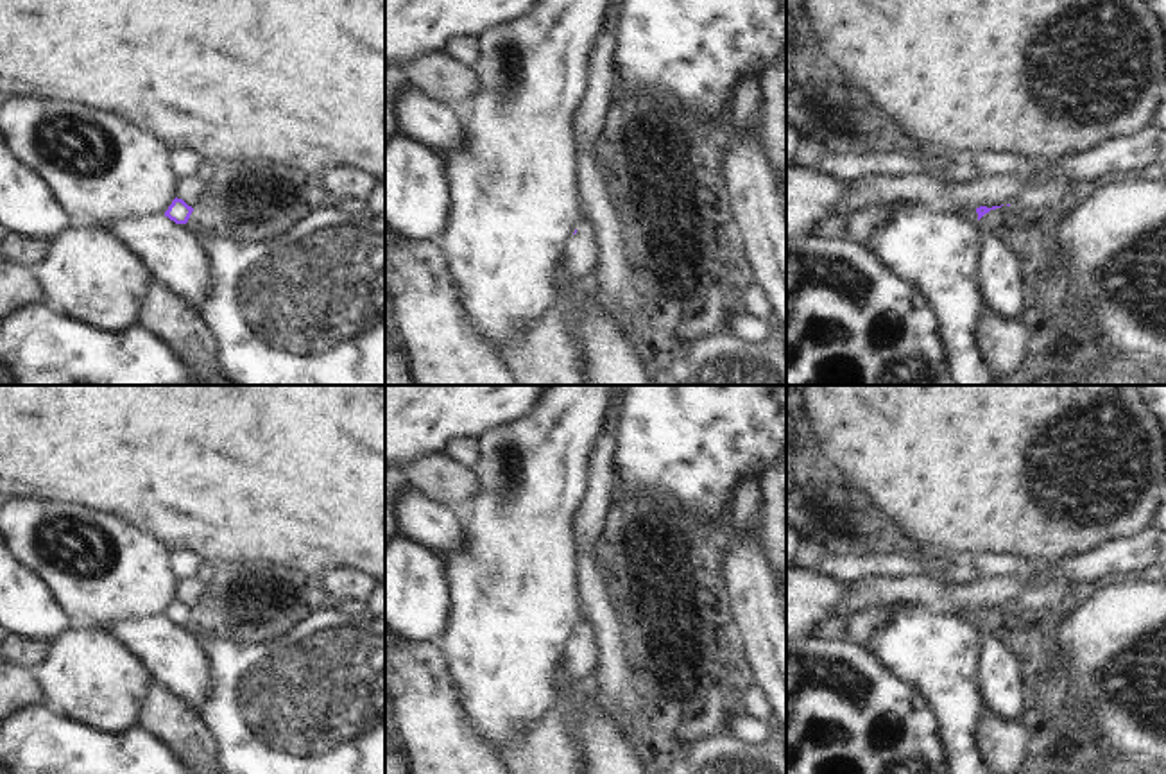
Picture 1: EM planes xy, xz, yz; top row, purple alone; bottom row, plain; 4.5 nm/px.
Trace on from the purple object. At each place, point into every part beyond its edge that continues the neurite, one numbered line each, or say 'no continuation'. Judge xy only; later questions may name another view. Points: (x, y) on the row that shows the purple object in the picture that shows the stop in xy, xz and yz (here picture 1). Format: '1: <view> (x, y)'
no continuation

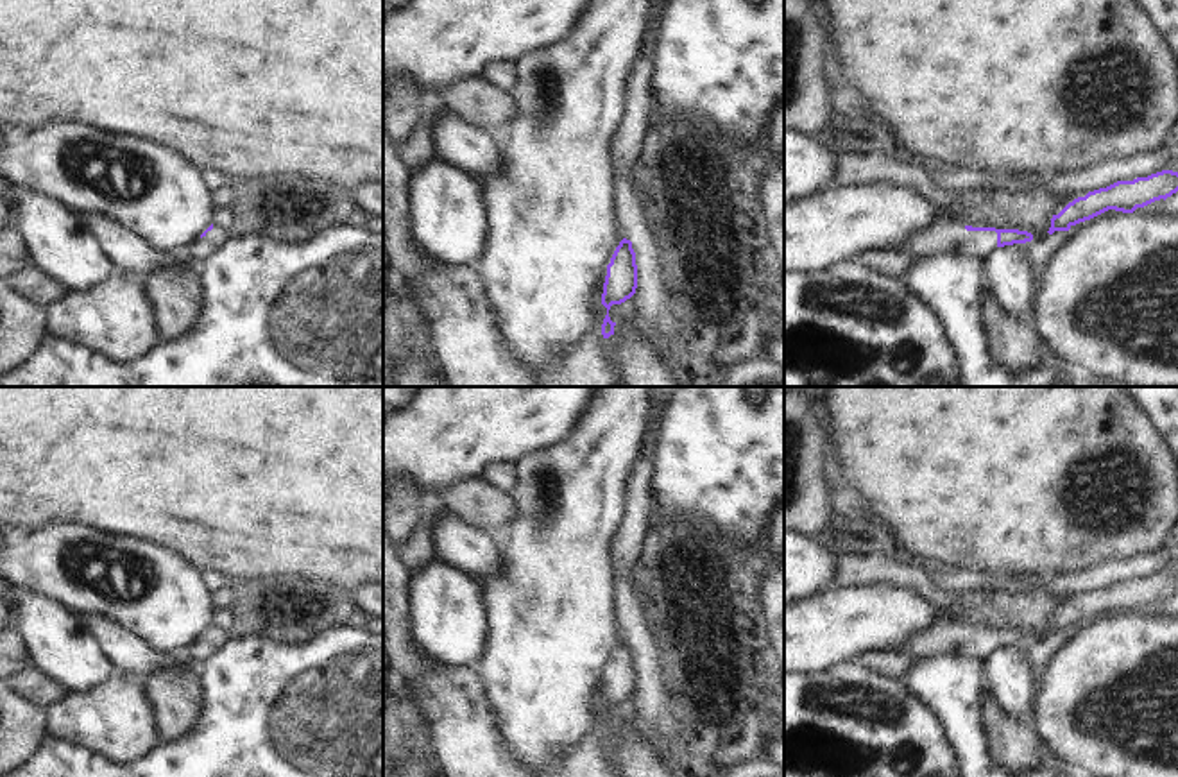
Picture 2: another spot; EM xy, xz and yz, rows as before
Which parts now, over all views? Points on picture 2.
1: yz (955, 240)

